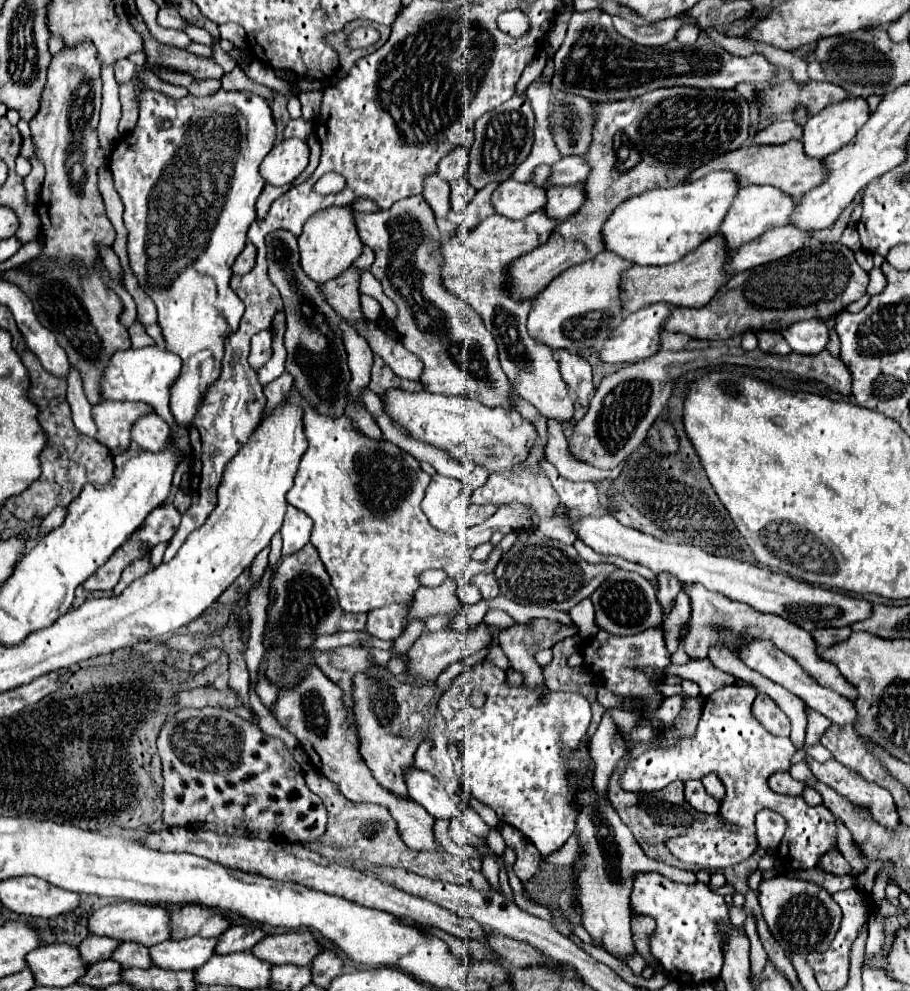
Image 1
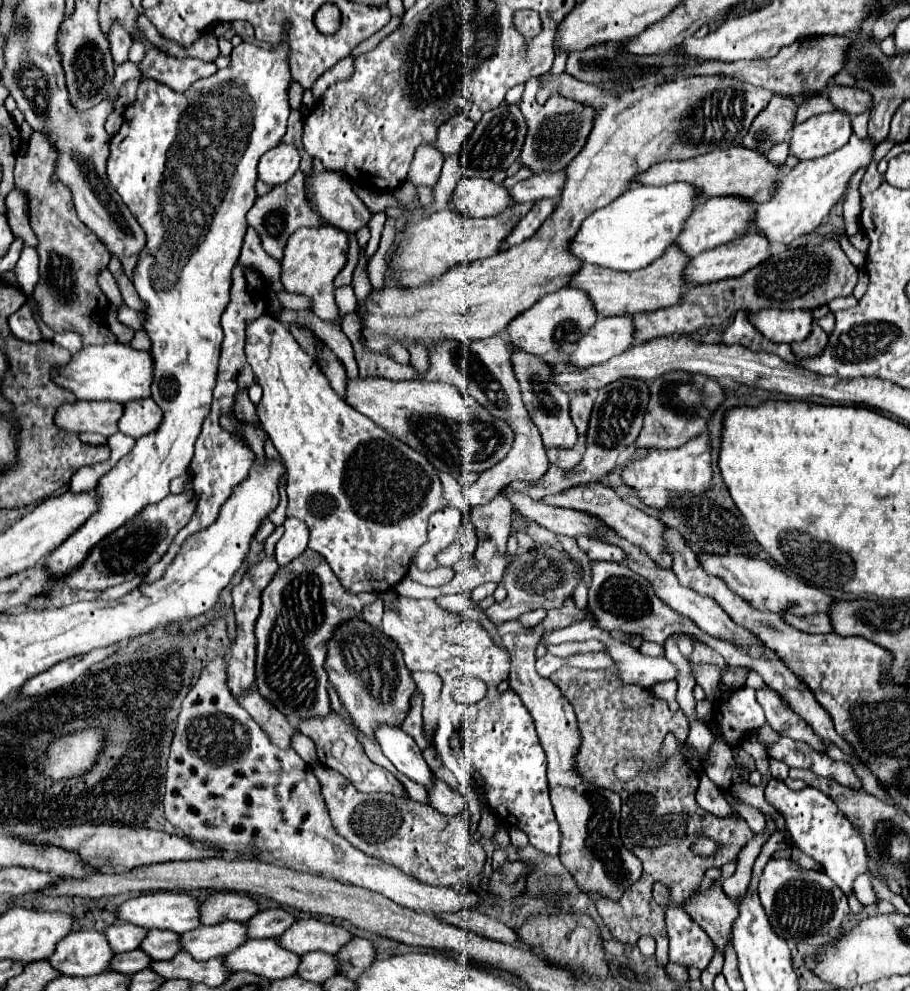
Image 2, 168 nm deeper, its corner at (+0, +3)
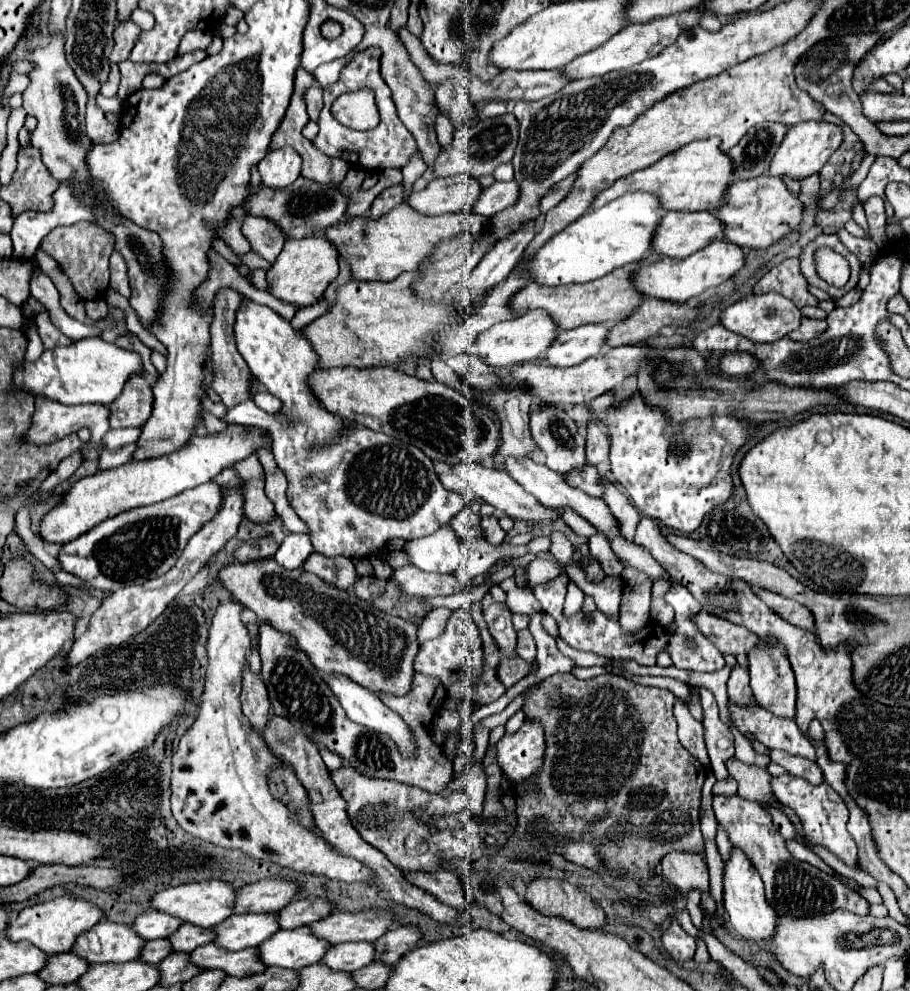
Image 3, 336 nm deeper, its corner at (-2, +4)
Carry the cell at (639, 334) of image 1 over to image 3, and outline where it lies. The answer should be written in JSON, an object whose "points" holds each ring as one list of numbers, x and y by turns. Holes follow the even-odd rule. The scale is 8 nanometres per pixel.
{"points":[[599,324,577,326,573,330,561,330,555,338,555,344,545,352,549,366,575,366,583,360,601,354,607,350,605,338,609,328]]}

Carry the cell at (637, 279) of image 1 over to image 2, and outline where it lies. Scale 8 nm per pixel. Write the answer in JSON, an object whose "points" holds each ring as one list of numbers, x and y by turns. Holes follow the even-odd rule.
{"points":[[671,245,655,263,637,271,611,271,607,267,591,267,589,263,585,263,581,271,573,275,569,285,587,291,591,301,595,303,595,309,603,317,647,313,679,303,679,295,683,295,683,291,687,289,687,283,683,283,683,267,687,267,689,261,691,257,683,255,679,247]]}

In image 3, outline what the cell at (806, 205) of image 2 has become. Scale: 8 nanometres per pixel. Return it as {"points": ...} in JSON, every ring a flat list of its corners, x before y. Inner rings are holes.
{"points":[[757,176,741,182,731,182,725,194,725,202,713,214,723,224,723,240,743,246,743,248,767,248,773,242,781,240,791,228,801,220,803,204,793,196,781,178]]}

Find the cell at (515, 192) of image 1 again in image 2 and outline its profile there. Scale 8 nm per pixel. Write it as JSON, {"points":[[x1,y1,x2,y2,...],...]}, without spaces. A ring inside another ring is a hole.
{"points":[[463,177,451,197,451,209,471,217,499,215,499,211,511,205,515,201,507,187,479,177]]}

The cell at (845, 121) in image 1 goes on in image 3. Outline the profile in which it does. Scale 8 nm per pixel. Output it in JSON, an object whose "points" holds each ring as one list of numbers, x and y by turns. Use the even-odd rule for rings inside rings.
{"points":[[799,122,795,126,791,126,785,134,785,140,779,144,775,156,771,158,771,166,769,172,771,176,783,178,795,178,797,182,811,176,811,174,819,174,821,168,825,166,825,162,829,160,829,156,839,148,841,144,841,126,829,124,829,122]]}

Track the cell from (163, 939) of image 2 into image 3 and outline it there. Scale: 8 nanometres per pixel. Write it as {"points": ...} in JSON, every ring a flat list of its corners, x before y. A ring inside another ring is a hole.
{"points":[[183,924,171,938,175,952,193,952,197,946,213,942,215,930,213,928,199,928,193,924]]}

